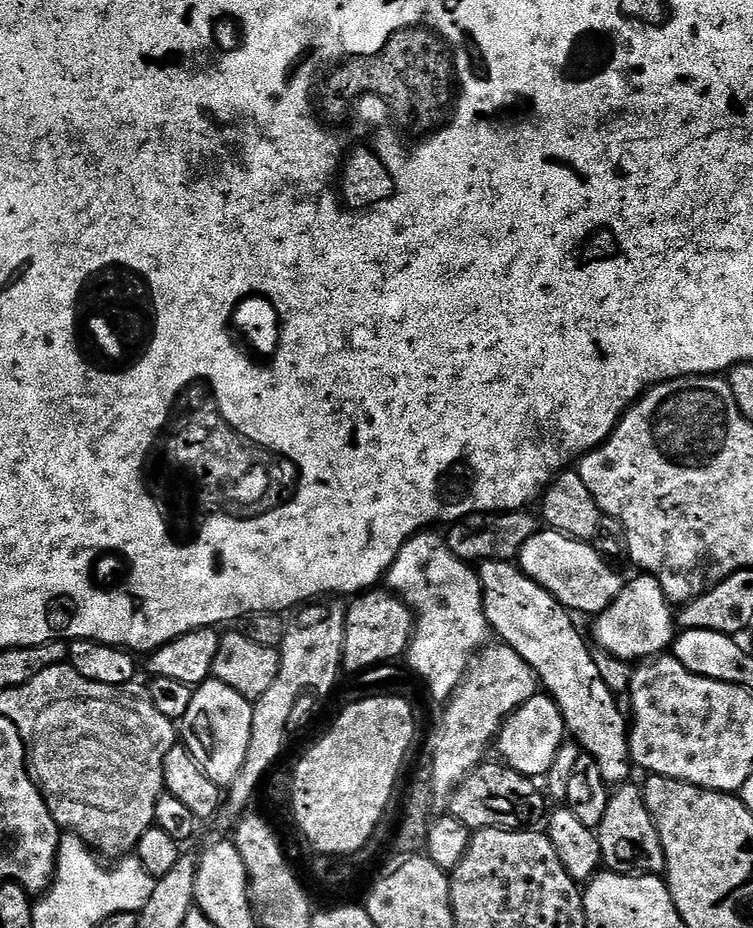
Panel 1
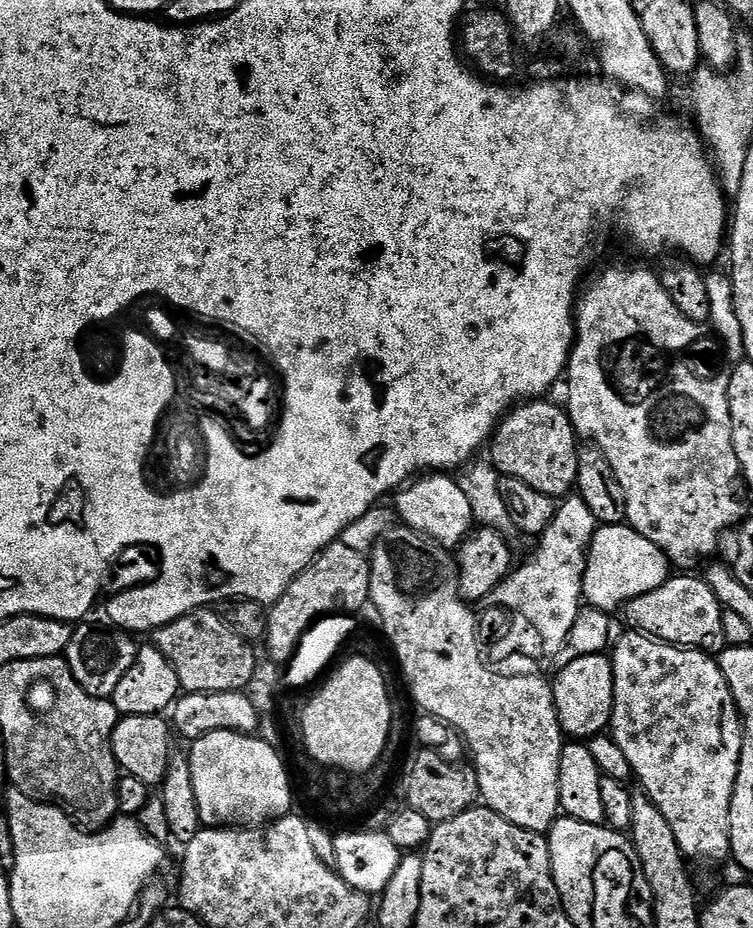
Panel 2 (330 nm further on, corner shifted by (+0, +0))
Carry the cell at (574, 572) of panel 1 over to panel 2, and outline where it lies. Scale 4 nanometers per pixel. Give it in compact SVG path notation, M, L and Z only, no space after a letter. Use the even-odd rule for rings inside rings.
M627 523L597 527L590 545L588 565L584 571L584 600L607 614L623 609L631 600L650 590L658 590L670 578L668 556L654 546L650 538L642 538Z

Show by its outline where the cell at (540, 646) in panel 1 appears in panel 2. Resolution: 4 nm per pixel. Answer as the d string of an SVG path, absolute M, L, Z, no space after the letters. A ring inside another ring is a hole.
M424 474L413 479L407 486L395 493L394 512L399 523L415 532L423 532L434 542L449 550L459 549L474 528L470 502L462 494L459 479L452 480L448 474Z

